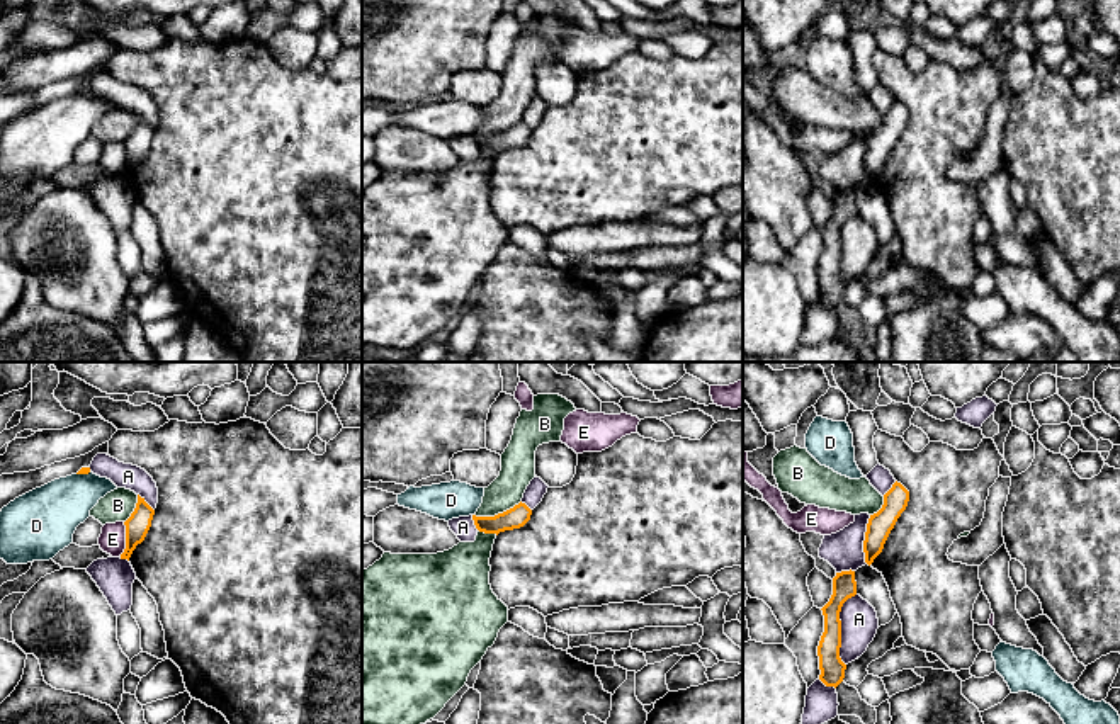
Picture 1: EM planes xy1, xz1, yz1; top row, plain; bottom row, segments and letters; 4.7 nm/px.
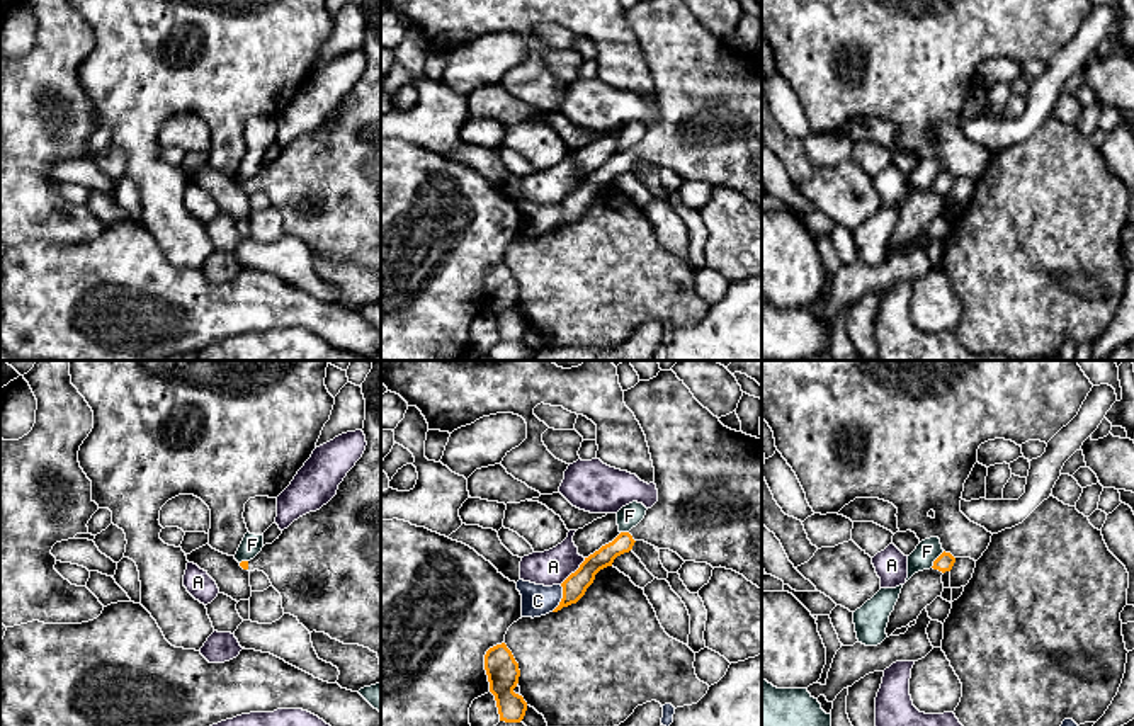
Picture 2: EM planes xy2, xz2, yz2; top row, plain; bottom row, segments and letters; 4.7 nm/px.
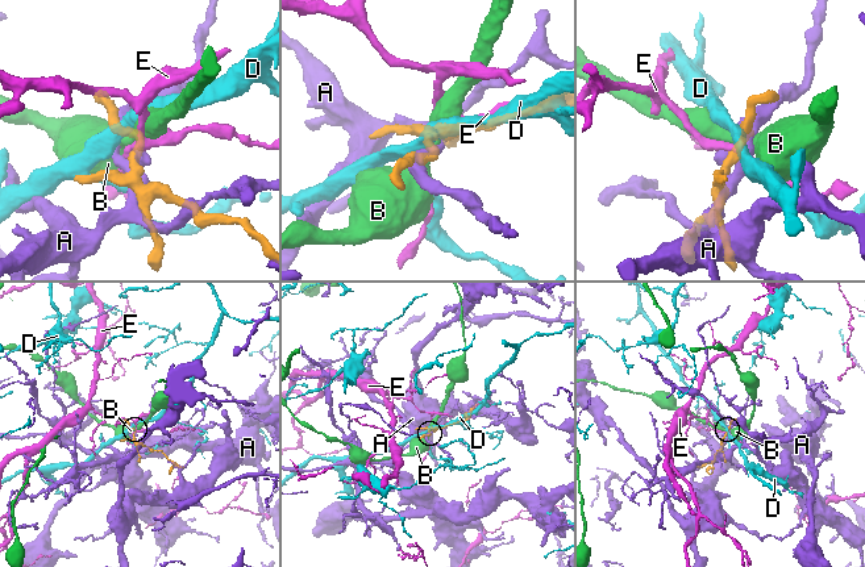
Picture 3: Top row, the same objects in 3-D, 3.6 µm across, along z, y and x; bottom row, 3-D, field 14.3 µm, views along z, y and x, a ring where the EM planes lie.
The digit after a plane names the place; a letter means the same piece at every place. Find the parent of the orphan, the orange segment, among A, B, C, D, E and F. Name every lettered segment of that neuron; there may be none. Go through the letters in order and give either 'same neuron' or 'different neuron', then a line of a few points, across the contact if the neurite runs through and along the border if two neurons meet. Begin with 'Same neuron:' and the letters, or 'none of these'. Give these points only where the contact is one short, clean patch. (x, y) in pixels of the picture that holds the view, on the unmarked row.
Same neuron: none of these
A: different neuron
B: different neuron; line xz1 (520, 119), (493, 135), (475, 135)
C: different neuron; line xz2 (561, 204), (561, 220), (551, 230)
D: different neuron; line xy1 (90, 90), (77, 94)
E: different neuron; line xy1 (124, 141), (124, 170), (119, 175)
F: different neuron; line yz2 (944, 170), (930, 186)

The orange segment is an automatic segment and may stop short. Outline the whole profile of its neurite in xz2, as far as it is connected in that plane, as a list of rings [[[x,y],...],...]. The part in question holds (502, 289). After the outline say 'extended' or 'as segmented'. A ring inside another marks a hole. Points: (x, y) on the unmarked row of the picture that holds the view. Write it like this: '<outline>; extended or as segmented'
[[[505,262],[490,267],[485,274],[485,289],[490,311],[495,315],[500,340],[520,342],[527,330],[527,321],[513,308],[519,303],[520,289]]]; as segmented

